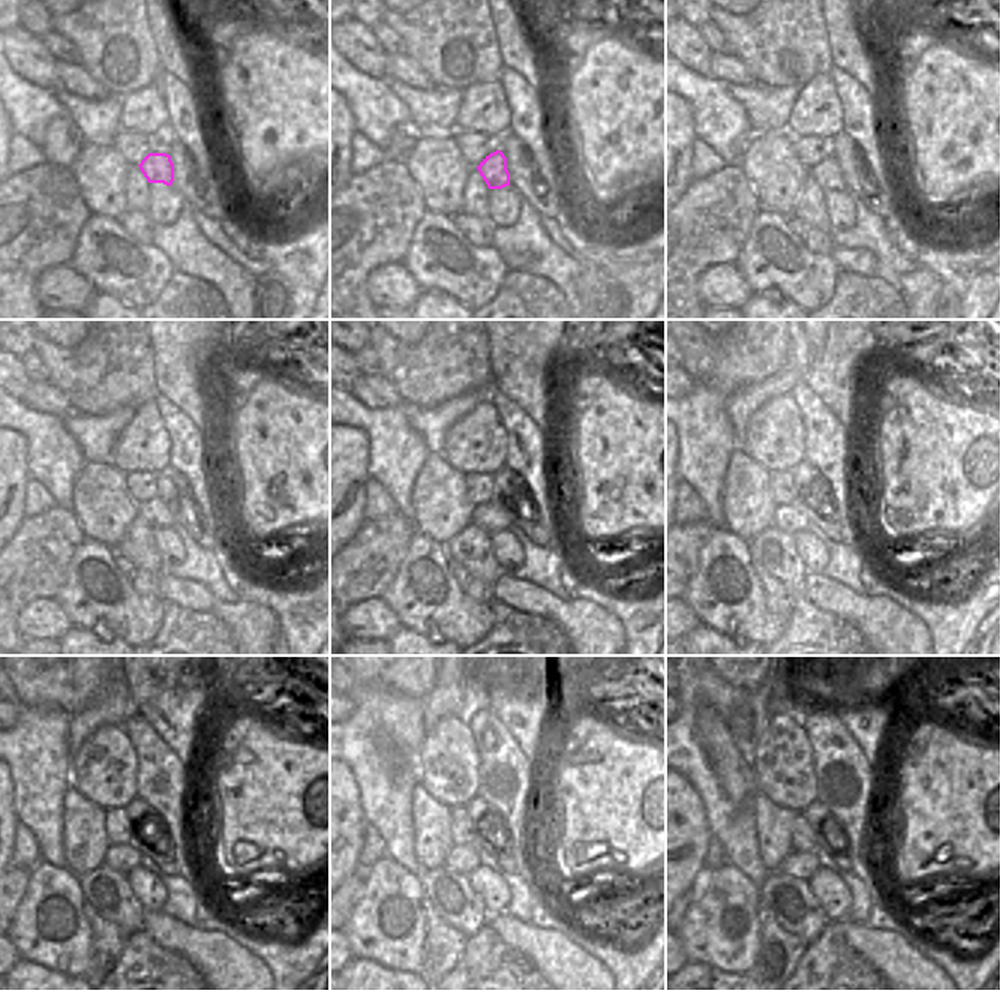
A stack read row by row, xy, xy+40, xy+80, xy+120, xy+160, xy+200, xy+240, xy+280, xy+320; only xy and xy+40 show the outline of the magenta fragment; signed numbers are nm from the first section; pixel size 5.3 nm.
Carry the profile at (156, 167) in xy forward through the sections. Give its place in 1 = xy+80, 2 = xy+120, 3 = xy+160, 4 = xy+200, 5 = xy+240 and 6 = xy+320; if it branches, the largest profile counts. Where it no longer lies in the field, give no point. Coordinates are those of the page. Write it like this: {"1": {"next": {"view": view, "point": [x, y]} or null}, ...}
{"1": {"next": {"view": "xy+80", "point": [826, 173]}}, "2": {"next": {"view": "xy+120", "point": [153, 512]}}, "3": {"next": {"view": "xy+160", "point": [489, 518]}}, "4": {"next": {"view": "xy+200", "point": [795, 518]}}, "5": {"next": {"view": "xy+240", "point": [123, 858]}}, "6": {"next": {"view": "xy+320", "point": [799, 864]}}}

